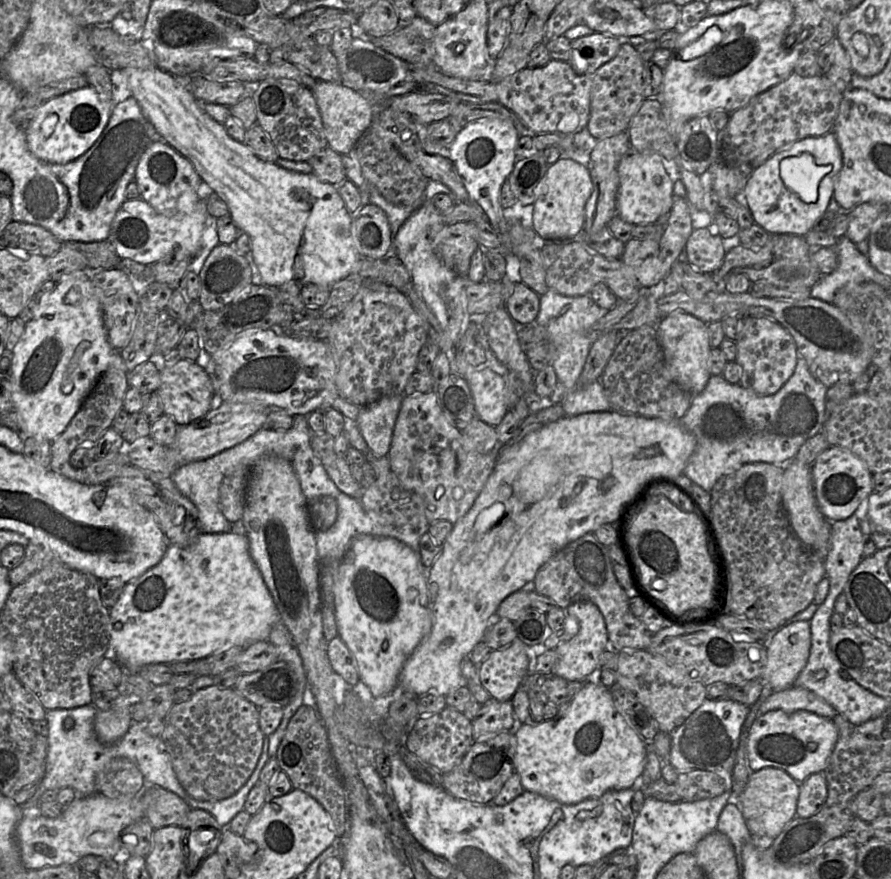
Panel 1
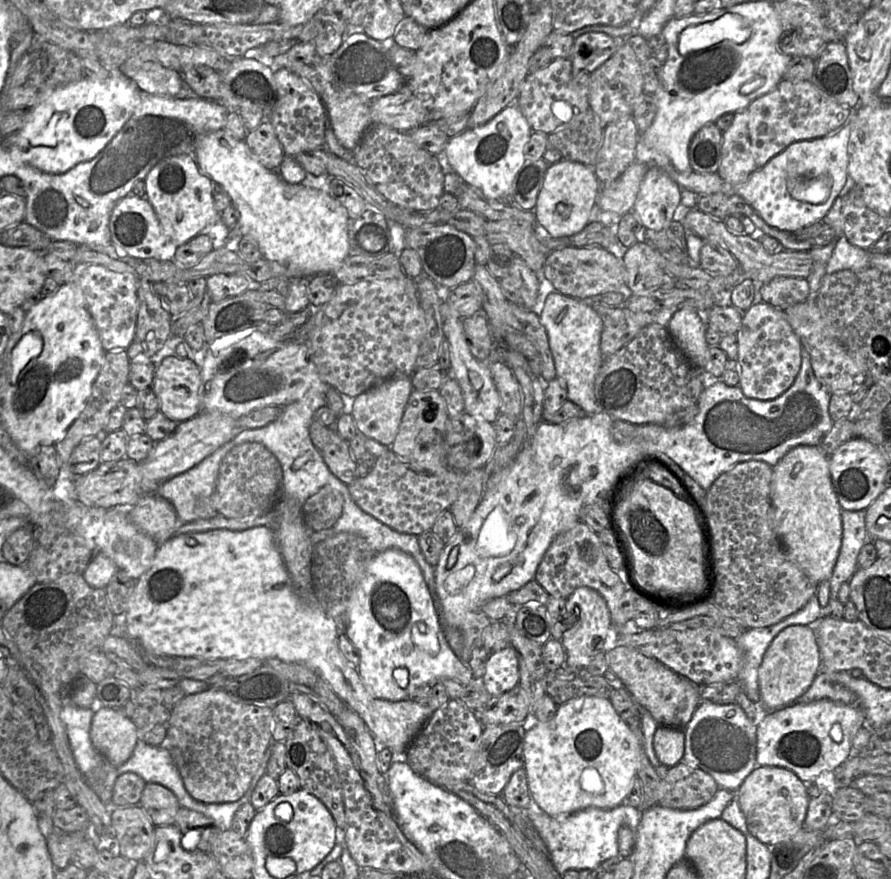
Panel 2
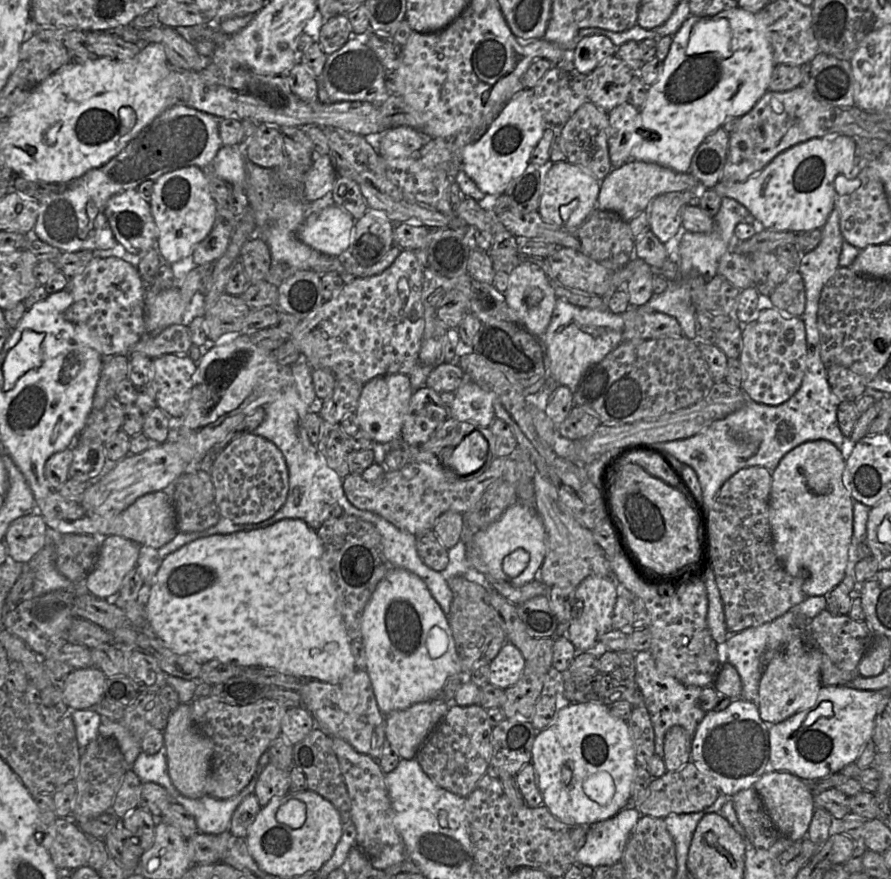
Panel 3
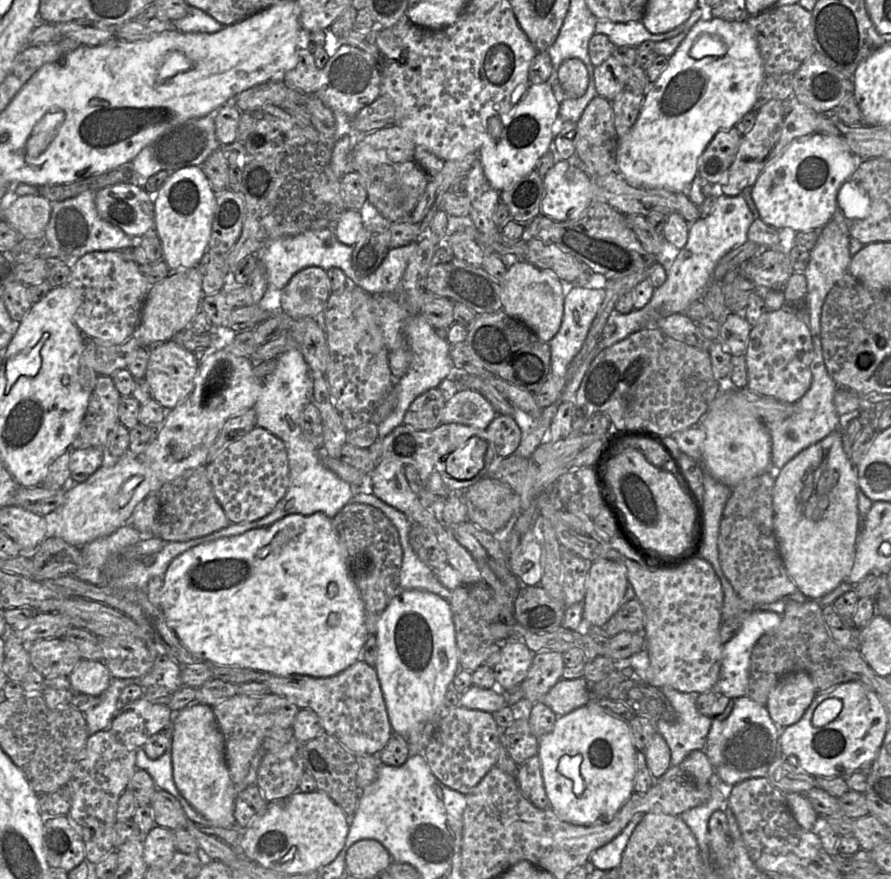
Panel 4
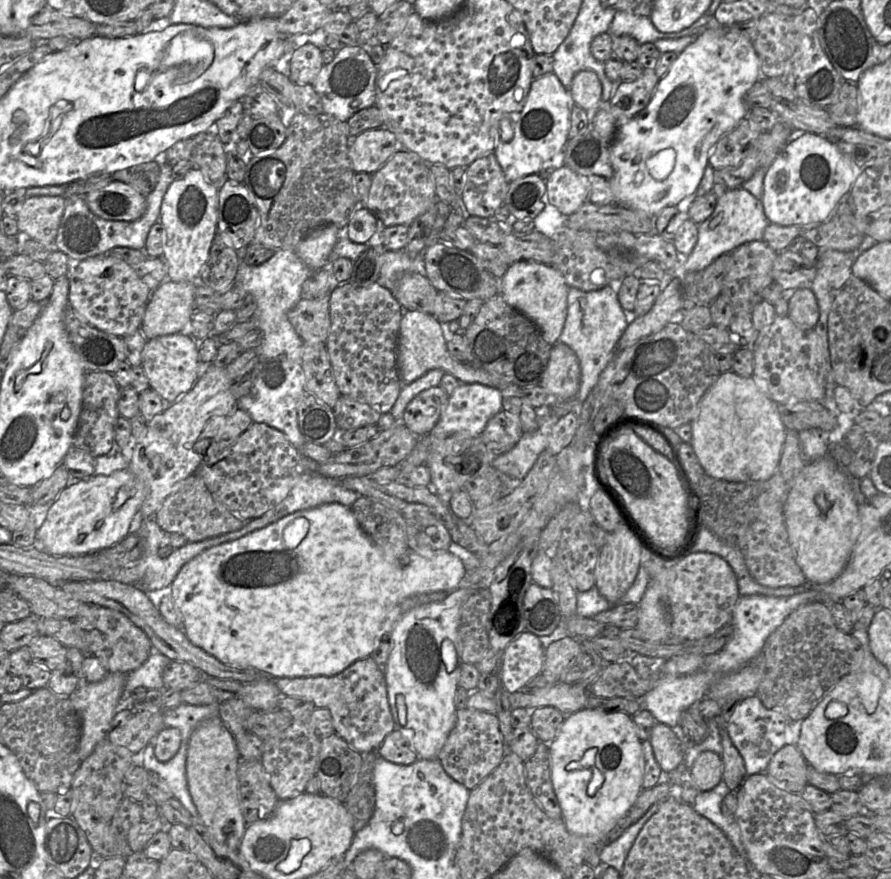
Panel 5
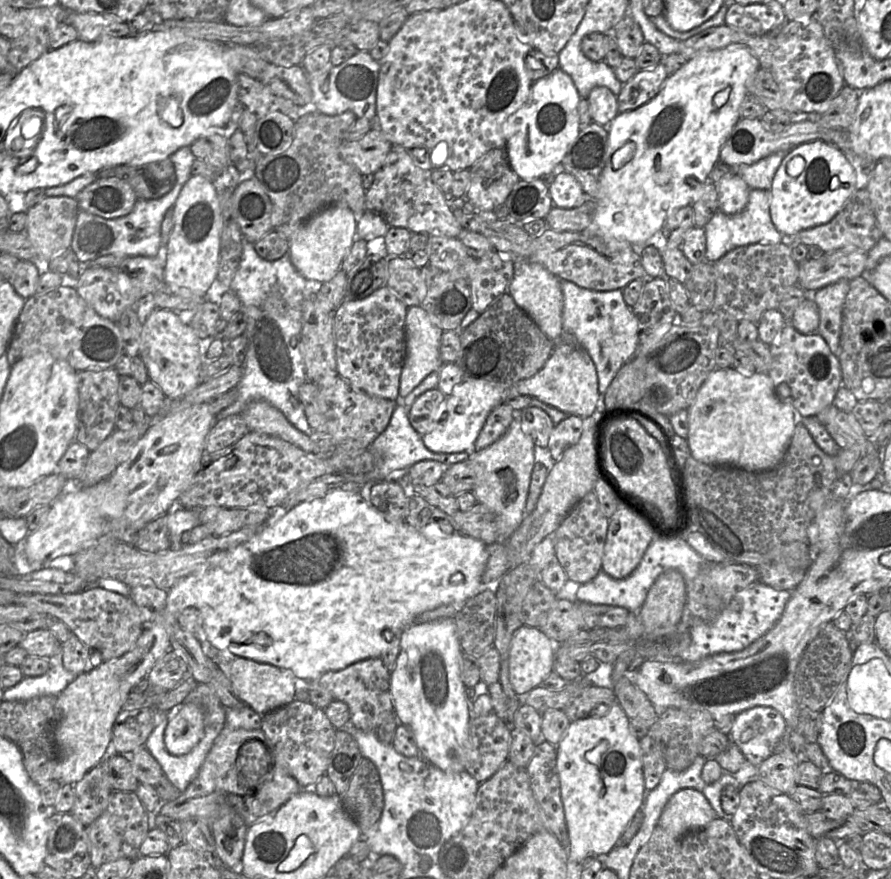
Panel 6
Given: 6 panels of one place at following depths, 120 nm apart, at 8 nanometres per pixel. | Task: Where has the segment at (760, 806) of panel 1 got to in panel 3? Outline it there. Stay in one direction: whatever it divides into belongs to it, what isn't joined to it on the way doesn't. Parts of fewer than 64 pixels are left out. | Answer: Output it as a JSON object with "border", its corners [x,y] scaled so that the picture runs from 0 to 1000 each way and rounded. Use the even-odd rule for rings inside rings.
{"border":[[[859,877],[845,895],[852,903],[866,936],[878,950],[883,951],[890,958],[898,957],[906,951],[915,918],[912,903],[899,885],[883,877]]]}

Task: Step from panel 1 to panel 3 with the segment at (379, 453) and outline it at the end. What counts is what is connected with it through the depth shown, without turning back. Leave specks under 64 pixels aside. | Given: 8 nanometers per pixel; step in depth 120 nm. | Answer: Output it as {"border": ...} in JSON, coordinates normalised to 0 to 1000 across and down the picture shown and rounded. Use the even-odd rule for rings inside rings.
{"border":[[[437,425],[414,433],[409,438],[398,468],[404,489],[407,489],[420,504],[438,505],[450,497],[462,448],[460,430],[455,425]]]}

